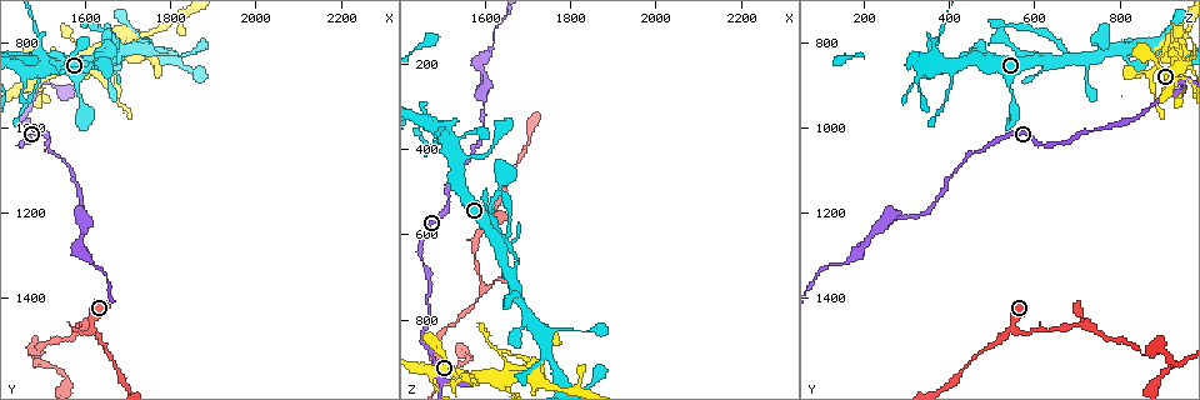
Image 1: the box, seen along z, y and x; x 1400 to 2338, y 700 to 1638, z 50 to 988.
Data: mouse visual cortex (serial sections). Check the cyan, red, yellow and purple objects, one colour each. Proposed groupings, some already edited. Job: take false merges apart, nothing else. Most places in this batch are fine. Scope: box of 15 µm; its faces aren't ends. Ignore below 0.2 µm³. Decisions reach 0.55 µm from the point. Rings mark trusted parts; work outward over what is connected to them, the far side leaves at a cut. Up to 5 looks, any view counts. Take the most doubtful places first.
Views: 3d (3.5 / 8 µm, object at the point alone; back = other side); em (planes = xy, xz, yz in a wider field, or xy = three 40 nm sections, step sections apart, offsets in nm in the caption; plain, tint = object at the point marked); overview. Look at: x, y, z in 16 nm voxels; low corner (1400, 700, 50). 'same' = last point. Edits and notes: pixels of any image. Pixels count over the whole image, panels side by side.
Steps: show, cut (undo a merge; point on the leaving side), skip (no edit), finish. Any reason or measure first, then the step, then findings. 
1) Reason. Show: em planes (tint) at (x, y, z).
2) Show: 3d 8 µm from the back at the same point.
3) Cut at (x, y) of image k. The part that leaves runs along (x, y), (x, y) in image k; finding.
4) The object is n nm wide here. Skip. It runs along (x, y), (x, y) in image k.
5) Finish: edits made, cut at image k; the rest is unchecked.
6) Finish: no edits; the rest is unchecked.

Show: 3d 8 µm at (1500, 900, 945).

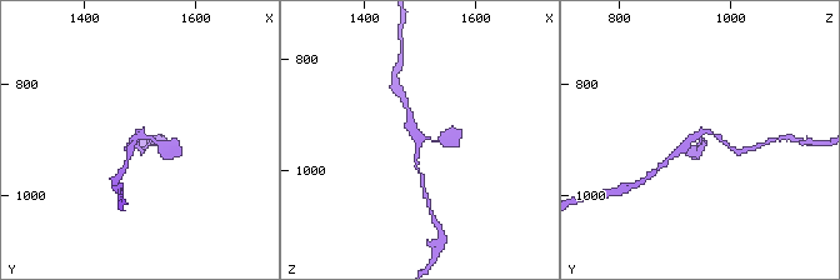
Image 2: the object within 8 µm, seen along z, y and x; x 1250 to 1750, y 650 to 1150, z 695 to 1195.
Show: em xy step 3 (tint) at (1505, 895, 940).

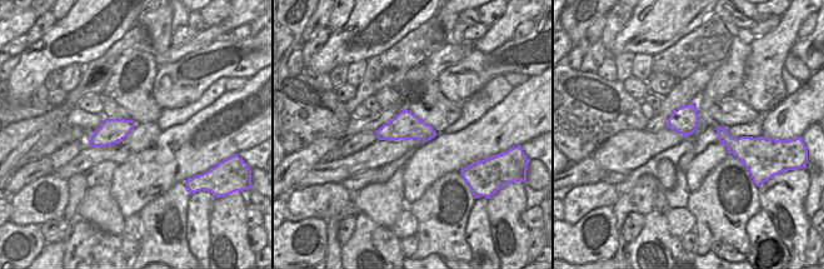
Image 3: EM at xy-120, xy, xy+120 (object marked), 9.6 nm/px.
Skip. Continuous, no second cell.

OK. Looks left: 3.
Sharp bend. Show: 3d 3.5 µm at (1730, 820, 900).

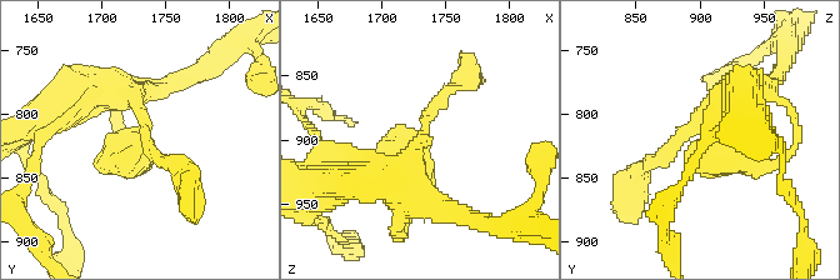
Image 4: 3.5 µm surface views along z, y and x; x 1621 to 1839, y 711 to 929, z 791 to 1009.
Need the tissue. Show: em planes (tint) at (1736, 820, 906).

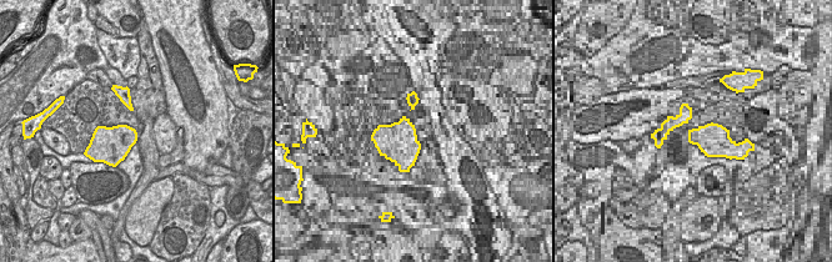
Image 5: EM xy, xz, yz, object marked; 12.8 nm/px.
Skip. It runs along (743, 88), (701, 134), (775, 164) in image 4; one cell here.

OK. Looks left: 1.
Finish: no edits; the rest is unchecked.

